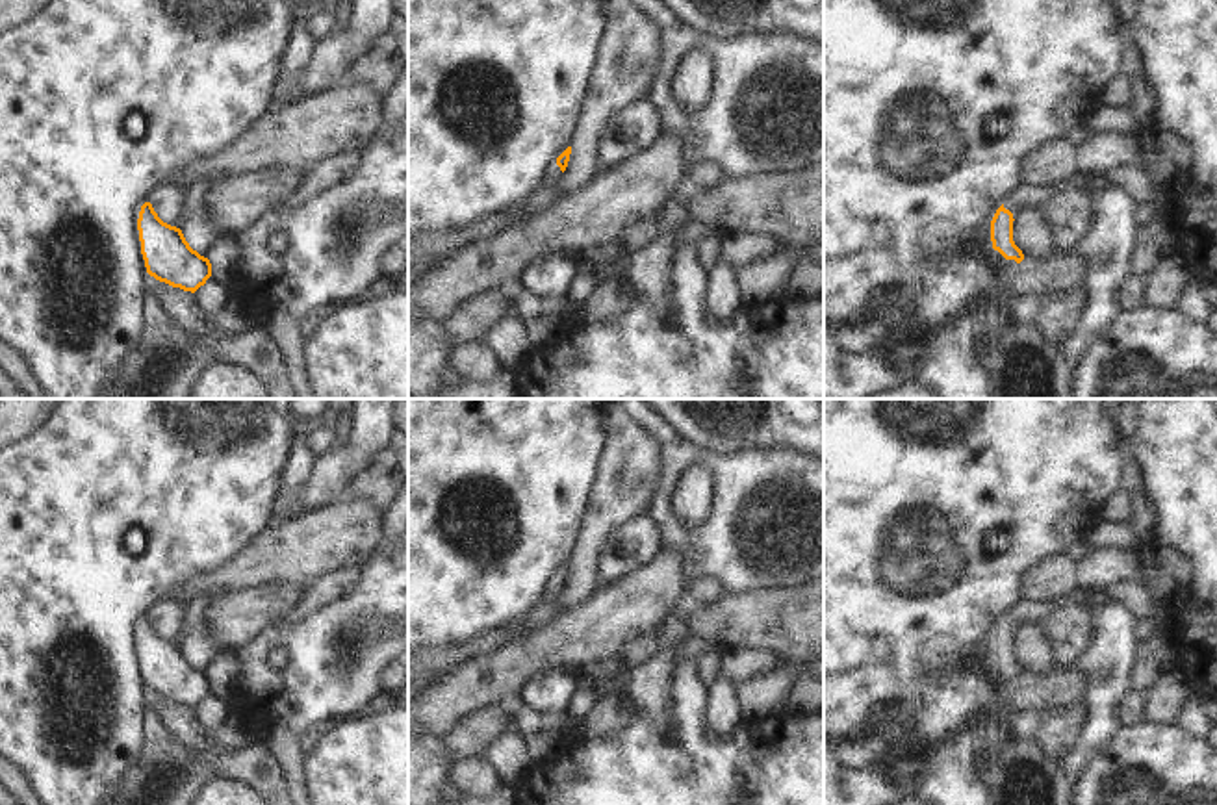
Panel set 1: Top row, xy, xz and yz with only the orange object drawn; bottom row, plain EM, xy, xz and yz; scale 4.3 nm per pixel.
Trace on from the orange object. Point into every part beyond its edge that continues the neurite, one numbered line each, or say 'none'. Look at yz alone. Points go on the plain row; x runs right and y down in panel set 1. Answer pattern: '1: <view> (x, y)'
1: yz (1026, 611).

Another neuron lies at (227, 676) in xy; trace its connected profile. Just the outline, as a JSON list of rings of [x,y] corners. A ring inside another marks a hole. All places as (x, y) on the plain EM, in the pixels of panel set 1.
[[[224,649],[208,671],[211,679],[211,692],[224,703],[232,703],[236,692],[245,688],[245,675],[239,651]]]

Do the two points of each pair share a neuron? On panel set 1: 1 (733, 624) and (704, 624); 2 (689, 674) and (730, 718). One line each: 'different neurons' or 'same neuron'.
1: same neuron
2: different neurons

